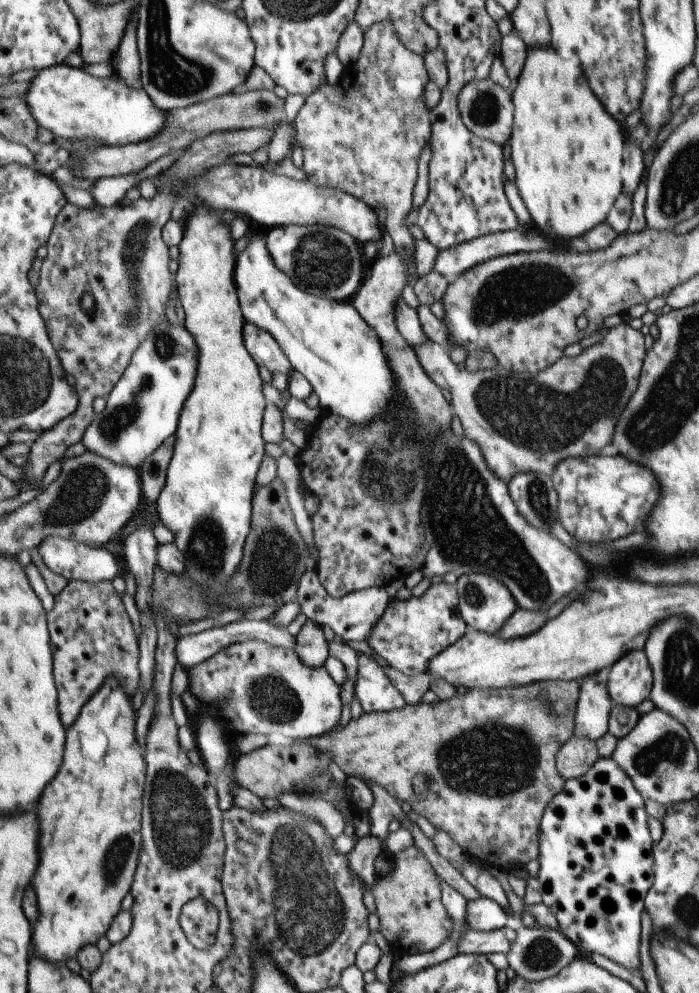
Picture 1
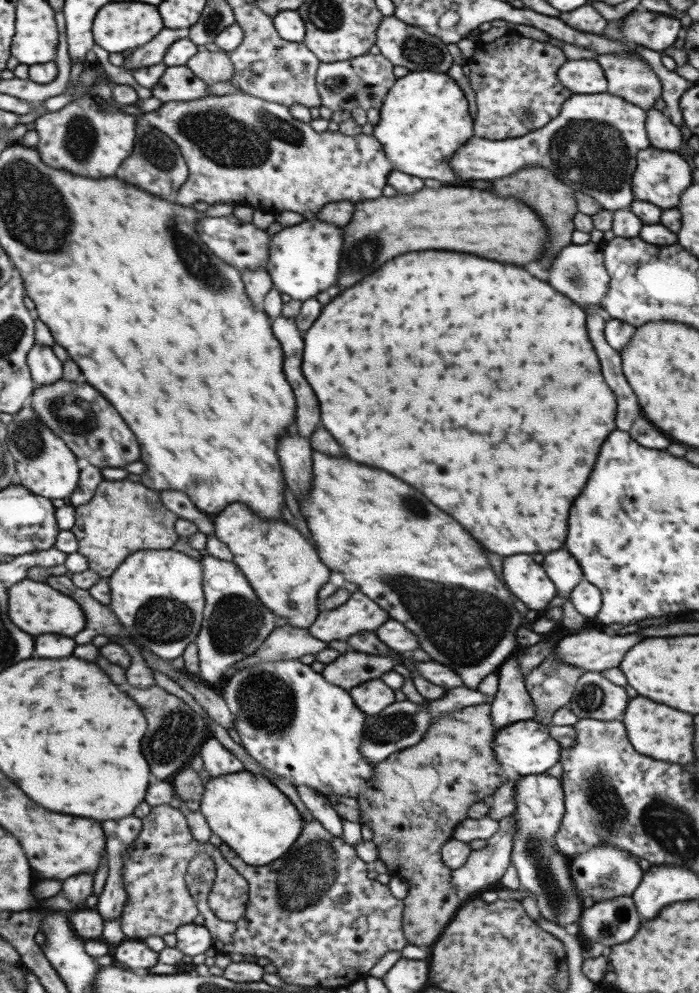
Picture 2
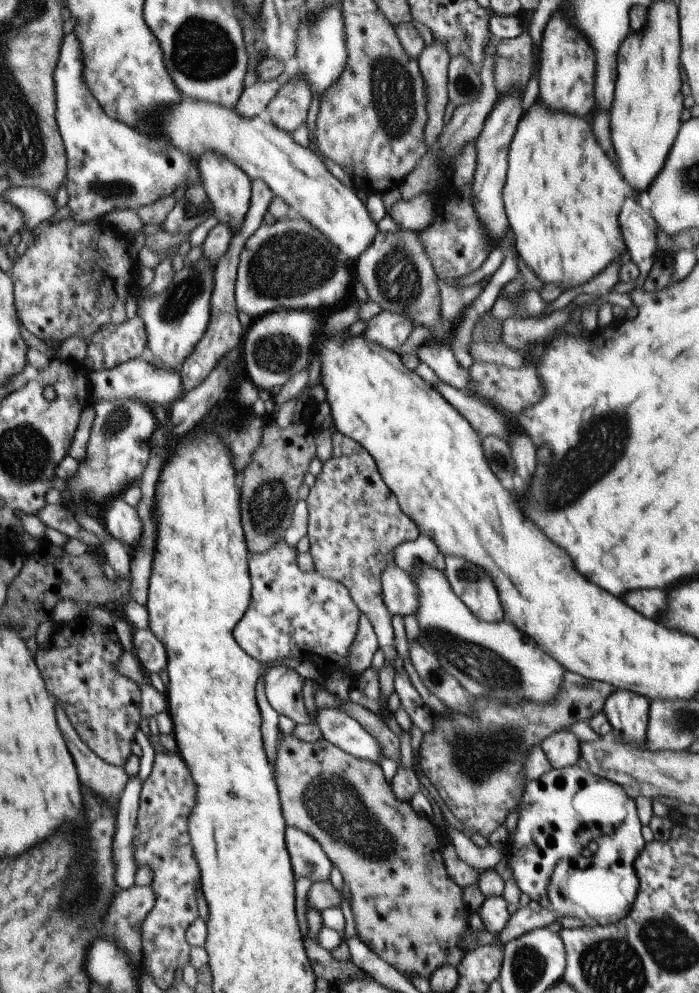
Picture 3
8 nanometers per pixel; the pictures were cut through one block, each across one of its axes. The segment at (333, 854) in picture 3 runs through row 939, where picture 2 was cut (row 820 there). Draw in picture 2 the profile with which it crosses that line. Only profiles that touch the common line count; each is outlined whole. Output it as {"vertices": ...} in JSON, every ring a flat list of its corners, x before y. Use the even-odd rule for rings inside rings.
{"vertices":[[483,702,483,704,477,704,477,706,466,706,463,709,449,712,438,716,434,720,430,721,427,725,425,733,421,740,418,740,415,745,405,747,395,751,387,758,374,764,373,777,369,777,365,781,365,788,359,789,357,793,357,806,359,806,359,823,363,826,367,826,371,830,373,837,371,842,377,846,377,859,385,865,385,870,388,872,389,877,395,877,401,879,407,884,407,895,403,897,403,912,402,912,402,931,403,936,407,939,407,944,412,944,418,947,431,947,436,939,440,936,440,933,445,928,446,924,451,920,452,916,457,912,457,909,463,904,462,901,455,893,455,887,451,885,451,869,443,865,441,861,440,850,441,846,448,840,452,839,452,832,455,826,467,818,467,809,471,808,471,804,479,801,488,801,489,797,495,792,495,789,499,788,499,785,507,781,505,773,501,769,500,764,494,759,492,740,493,740,493,726,490,722,490,707,489,703]]}

